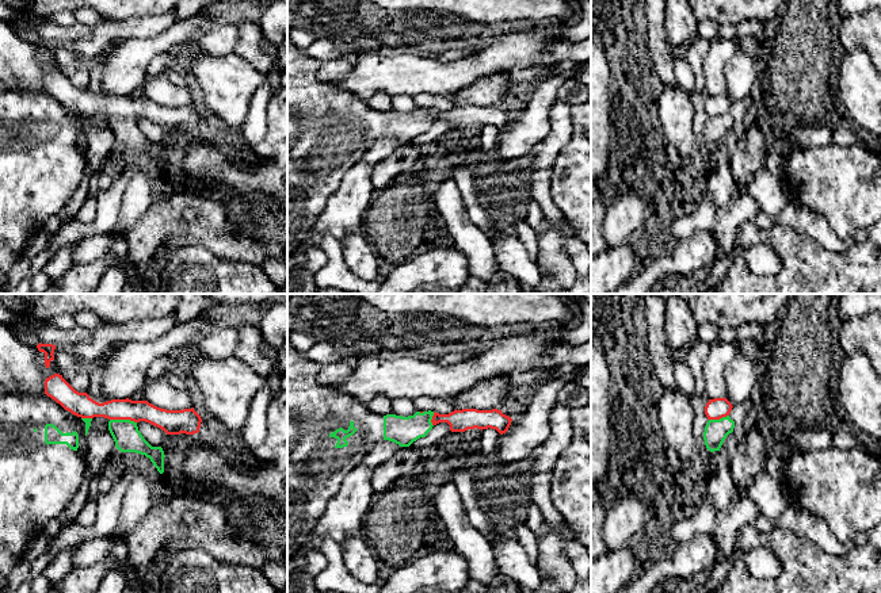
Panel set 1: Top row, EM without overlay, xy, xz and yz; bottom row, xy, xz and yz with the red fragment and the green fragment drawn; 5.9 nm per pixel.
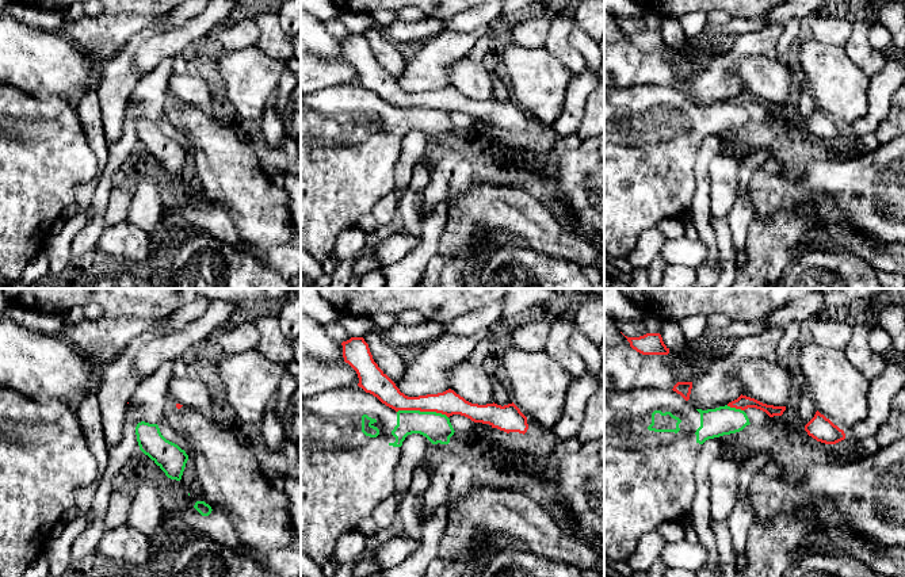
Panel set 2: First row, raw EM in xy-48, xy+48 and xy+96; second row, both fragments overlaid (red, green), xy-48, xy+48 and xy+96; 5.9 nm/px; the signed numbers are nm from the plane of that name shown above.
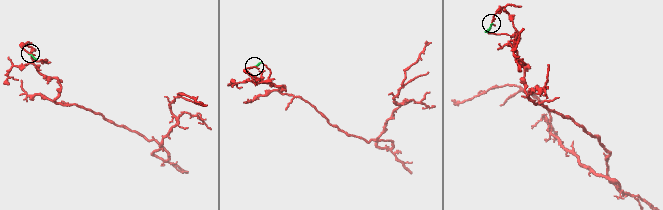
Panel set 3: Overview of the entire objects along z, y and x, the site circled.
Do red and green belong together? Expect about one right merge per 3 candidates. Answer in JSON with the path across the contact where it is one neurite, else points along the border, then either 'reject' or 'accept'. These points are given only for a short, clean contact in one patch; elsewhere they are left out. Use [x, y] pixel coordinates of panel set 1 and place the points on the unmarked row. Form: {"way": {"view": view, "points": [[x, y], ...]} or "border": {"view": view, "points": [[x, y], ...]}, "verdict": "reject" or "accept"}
{"border": {"view": "xy", "points": [[110, 115], [129, 115], [136, 119]]}, "verdict": "reject"}

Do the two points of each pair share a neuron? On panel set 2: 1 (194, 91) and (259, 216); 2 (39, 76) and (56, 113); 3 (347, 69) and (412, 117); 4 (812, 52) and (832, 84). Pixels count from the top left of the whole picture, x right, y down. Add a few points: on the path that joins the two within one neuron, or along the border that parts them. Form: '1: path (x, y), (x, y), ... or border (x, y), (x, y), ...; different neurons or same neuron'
1: border (183, 100), (209, 110); different neurons
2: border (18, 90), (38, 99), (60, 95), (75, 109); different neurons
3: border (356, 81), (328, 86), (325, 88); different neurons
4: path (817, 60), (832, 76); same neuron

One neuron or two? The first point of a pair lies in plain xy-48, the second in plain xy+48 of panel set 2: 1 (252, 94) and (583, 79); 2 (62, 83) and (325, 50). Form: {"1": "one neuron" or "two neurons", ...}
{"1": "two neurons", "2": "one neuron"}

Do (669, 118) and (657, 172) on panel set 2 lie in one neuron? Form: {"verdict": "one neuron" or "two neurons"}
{"verdict": "one neuron"}

